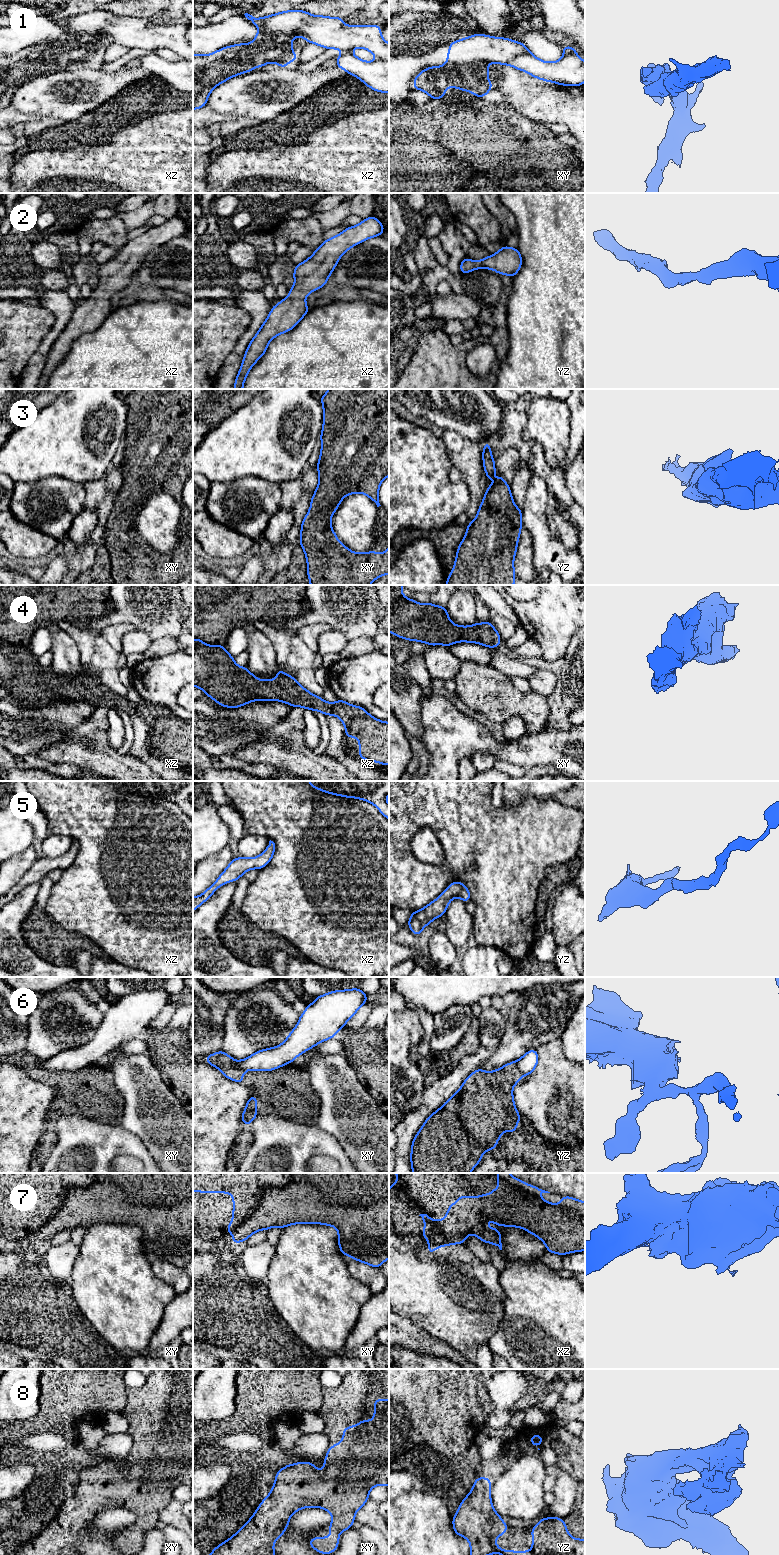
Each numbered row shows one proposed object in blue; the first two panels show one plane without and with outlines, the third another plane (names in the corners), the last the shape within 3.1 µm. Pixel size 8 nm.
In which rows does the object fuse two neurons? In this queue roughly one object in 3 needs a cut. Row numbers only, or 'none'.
1, 6, 7

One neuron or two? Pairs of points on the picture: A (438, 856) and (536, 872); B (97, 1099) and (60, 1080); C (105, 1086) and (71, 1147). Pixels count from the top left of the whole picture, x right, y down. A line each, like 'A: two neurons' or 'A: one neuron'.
A: two neurons
B: one neuron
C: two neurons

